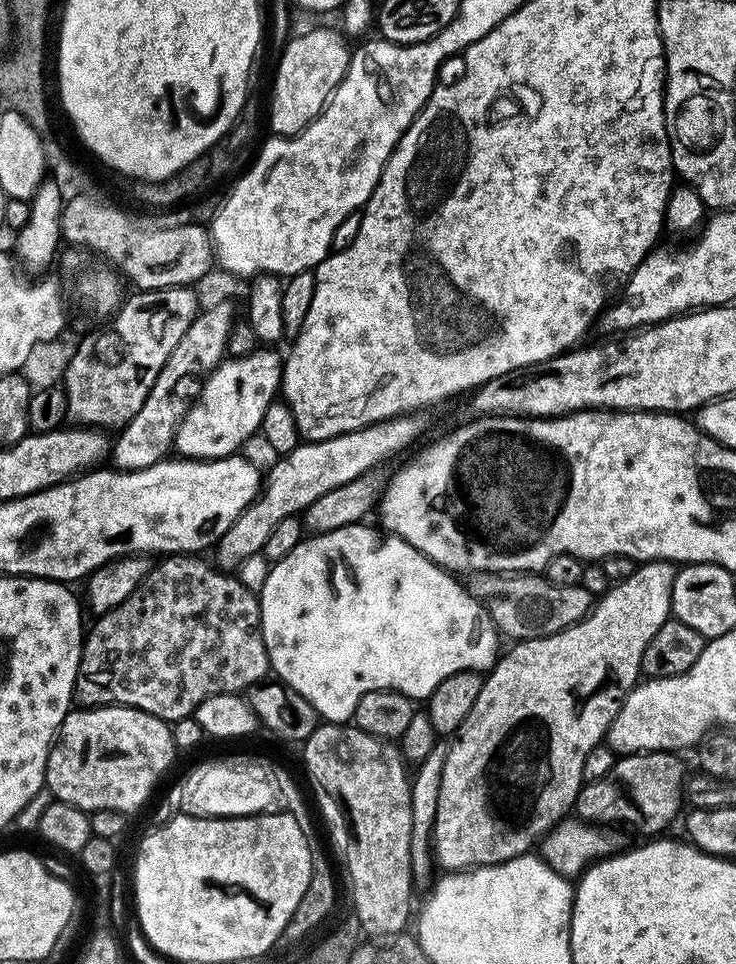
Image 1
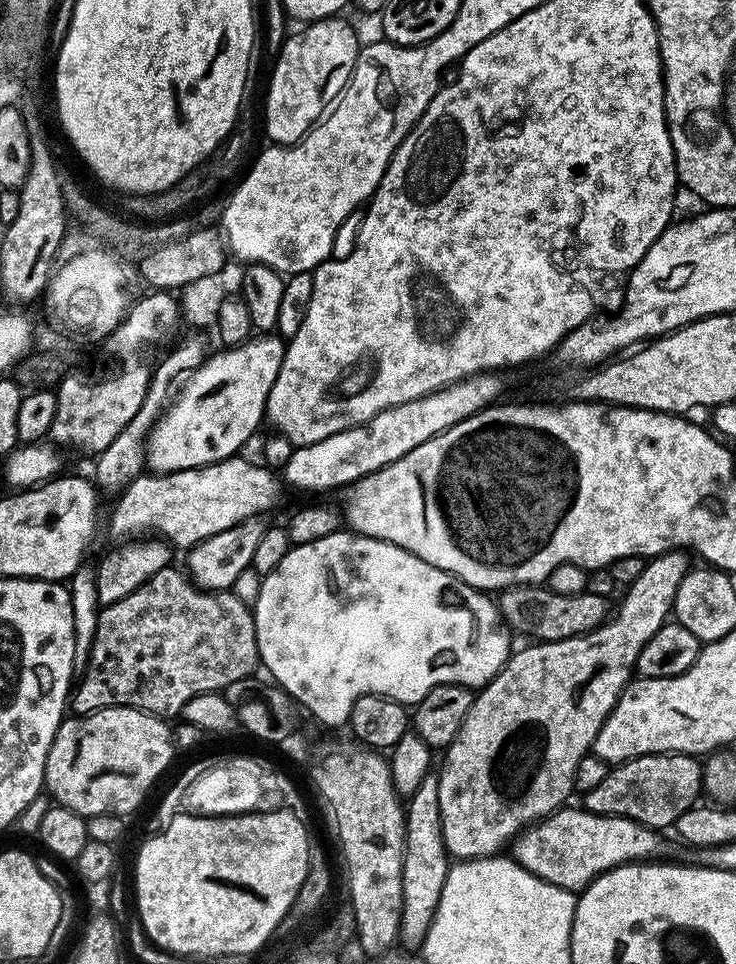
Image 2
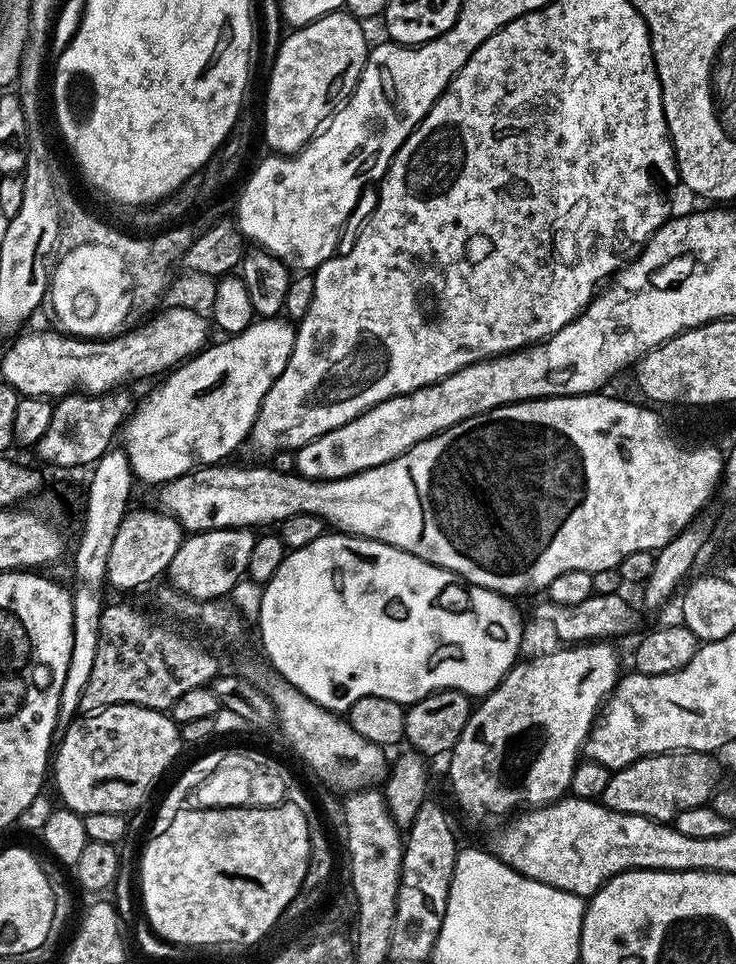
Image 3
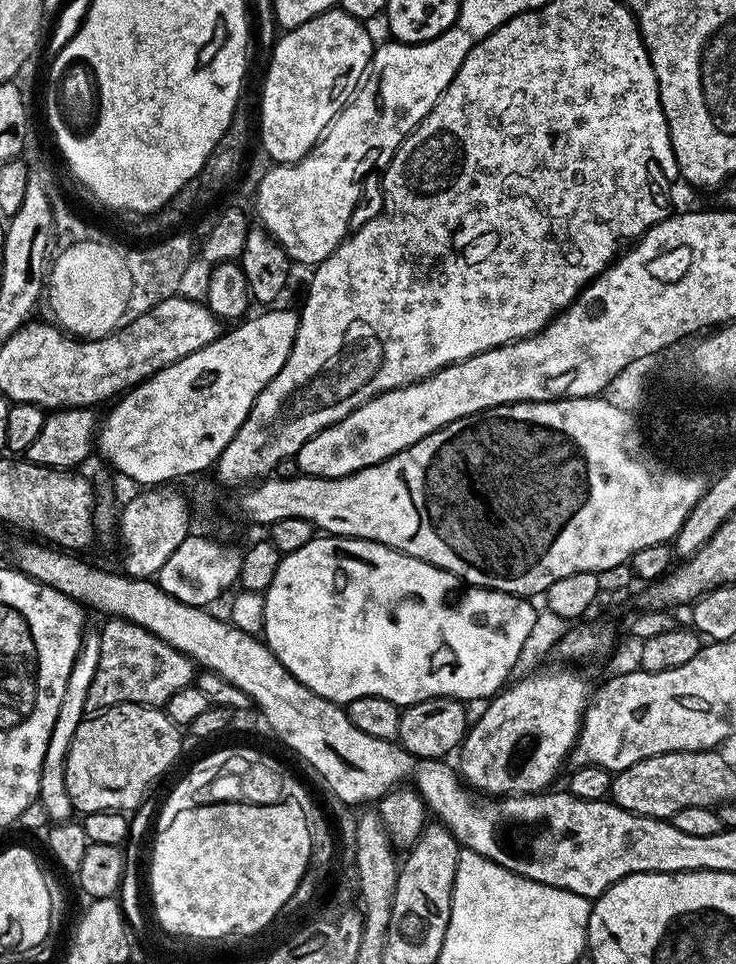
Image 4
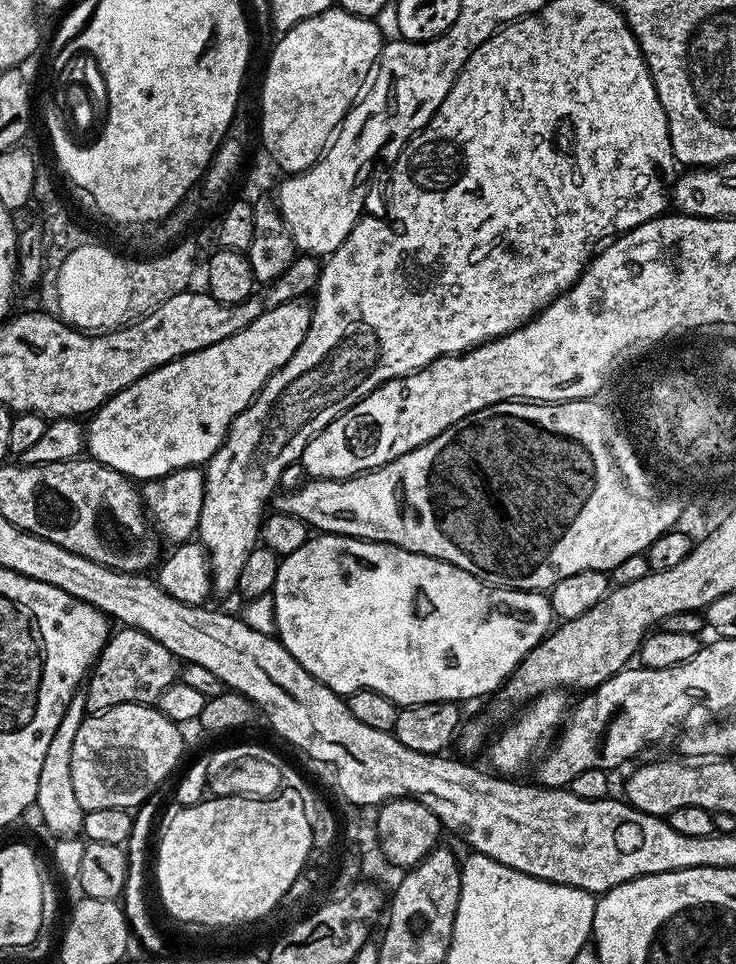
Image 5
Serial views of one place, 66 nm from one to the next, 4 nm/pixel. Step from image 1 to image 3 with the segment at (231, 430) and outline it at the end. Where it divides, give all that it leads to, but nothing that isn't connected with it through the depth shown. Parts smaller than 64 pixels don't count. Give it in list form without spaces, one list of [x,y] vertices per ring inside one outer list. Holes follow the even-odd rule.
[[[280,316],[256,318],[240,333],[220,339],[171,369],[166,376],[168,381],[158,385],[141,404],[139,401],[125,420],[122,450],[128,456],[137,481],[163,486],[194,468],[227,461],[231,457],[228,455],[247,441],[270,386],[274,386],[278,374],[286,370],[286,362],[294,350],[296,328]]]

